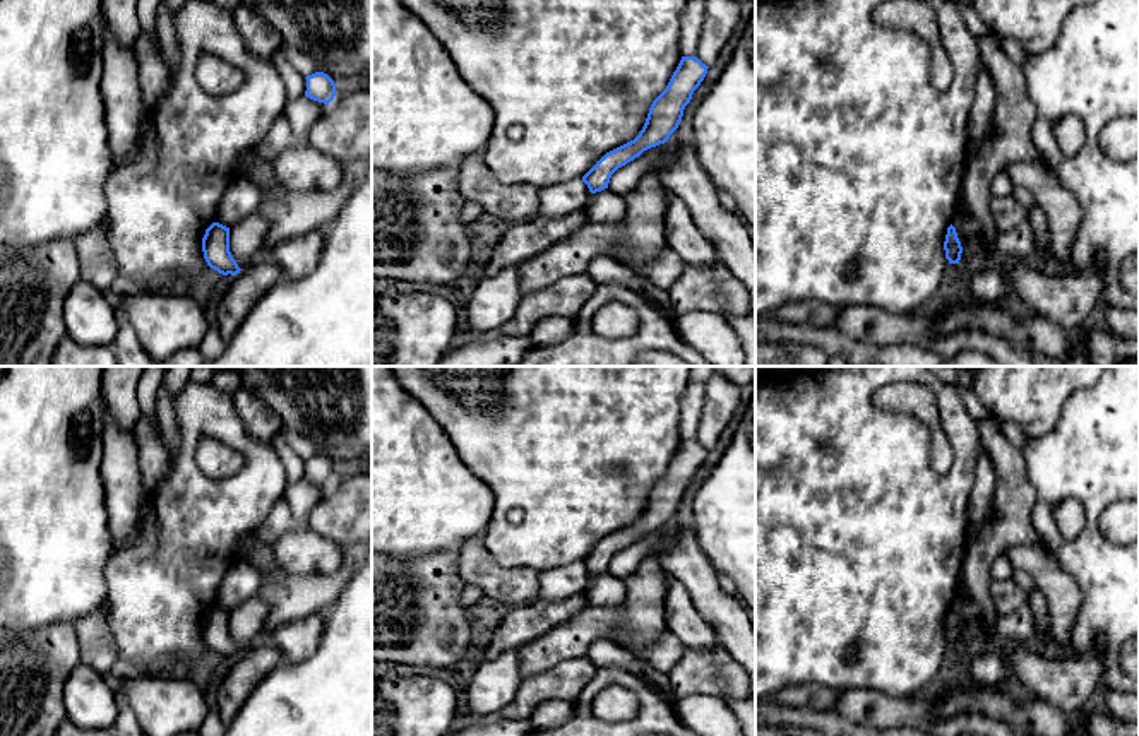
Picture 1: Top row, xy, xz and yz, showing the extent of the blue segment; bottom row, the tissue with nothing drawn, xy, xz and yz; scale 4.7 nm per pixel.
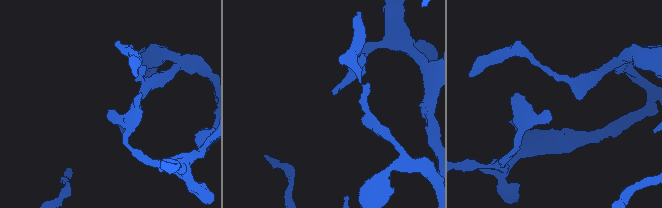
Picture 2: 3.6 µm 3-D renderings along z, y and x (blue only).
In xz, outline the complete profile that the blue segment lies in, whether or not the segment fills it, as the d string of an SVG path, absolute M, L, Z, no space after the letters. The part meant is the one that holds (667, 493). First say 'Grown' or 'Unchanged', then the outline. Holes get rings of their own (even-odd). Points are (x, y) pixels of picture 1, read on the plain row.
Unchanged. M682 440L666 472L653 484L646 507L639 519L606 536L584 560L591 577L608 572L611 558L627 546L639 541L644 534L668 525L678 512L683 493L690 486L694 474L707 457L707 448L697 440Z

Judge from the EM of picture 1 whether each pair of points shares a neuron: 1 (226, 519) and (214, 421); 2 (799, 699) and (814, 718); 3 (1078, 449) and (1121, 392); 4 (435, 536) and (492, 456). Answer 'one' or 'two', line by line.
1: one
2: two
3: one
4: two

